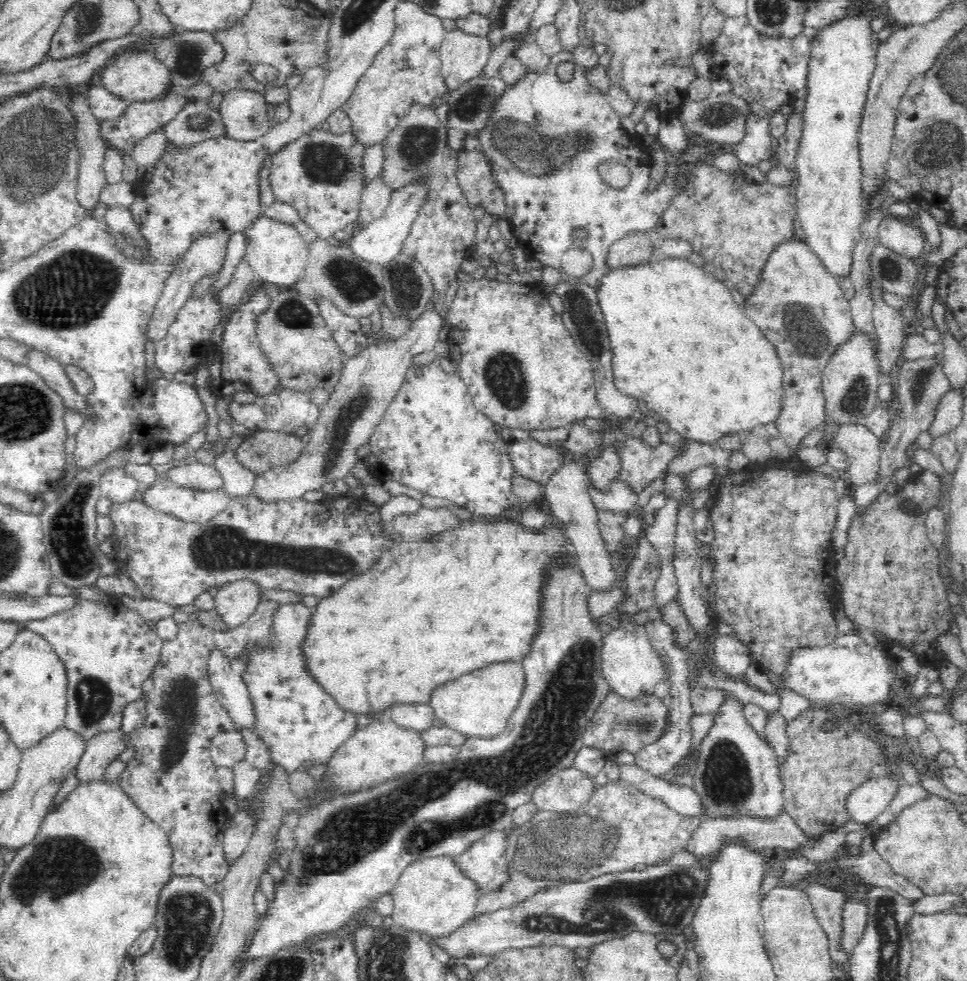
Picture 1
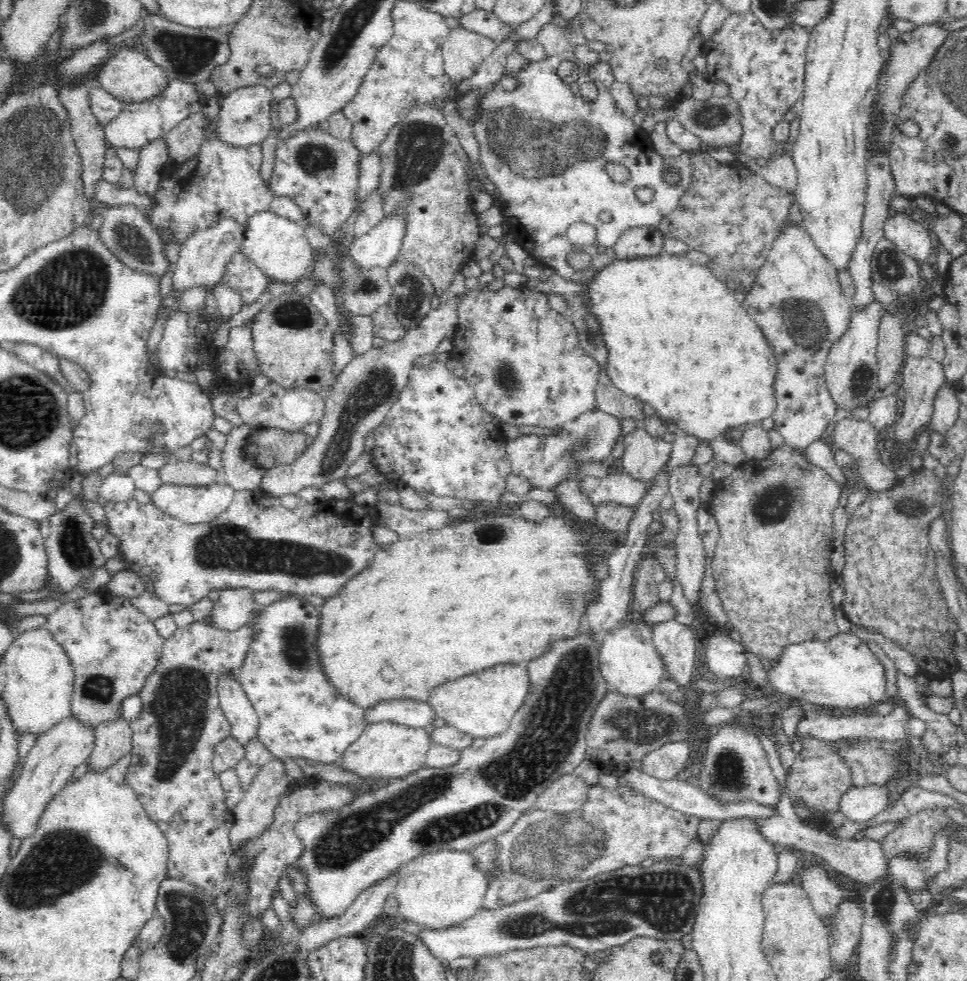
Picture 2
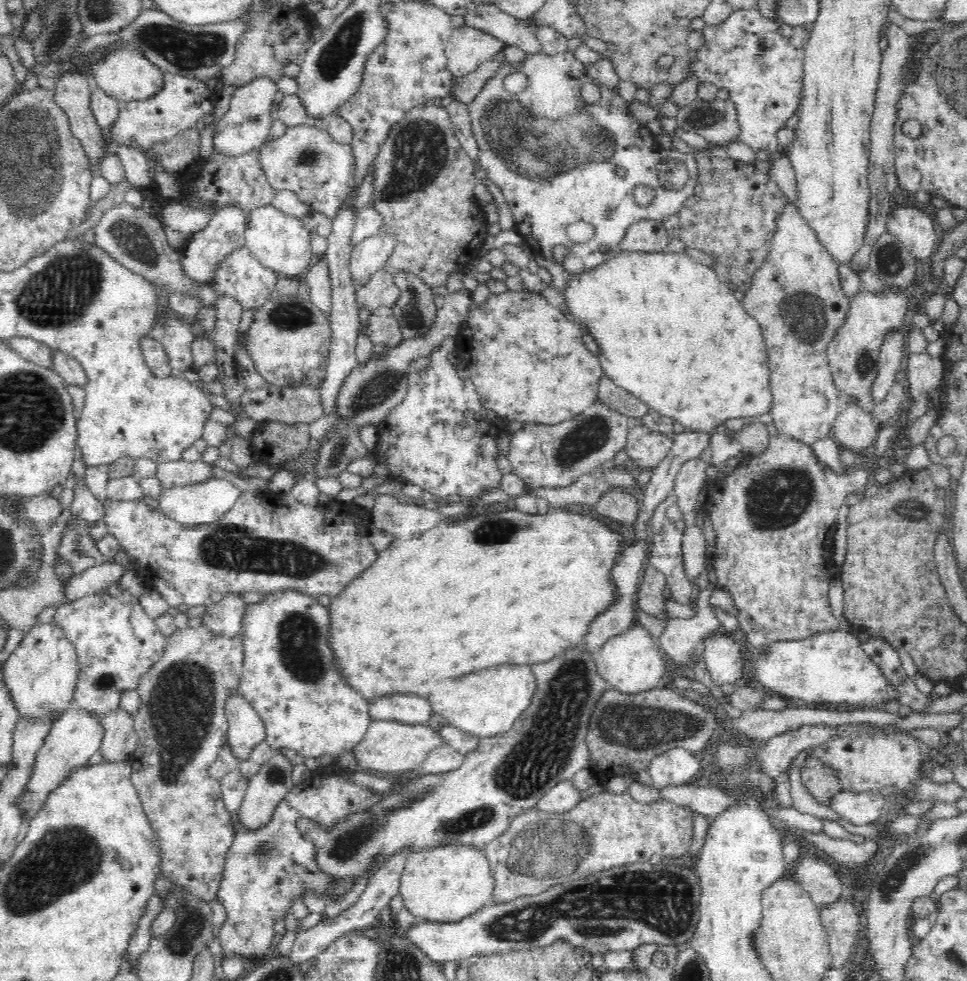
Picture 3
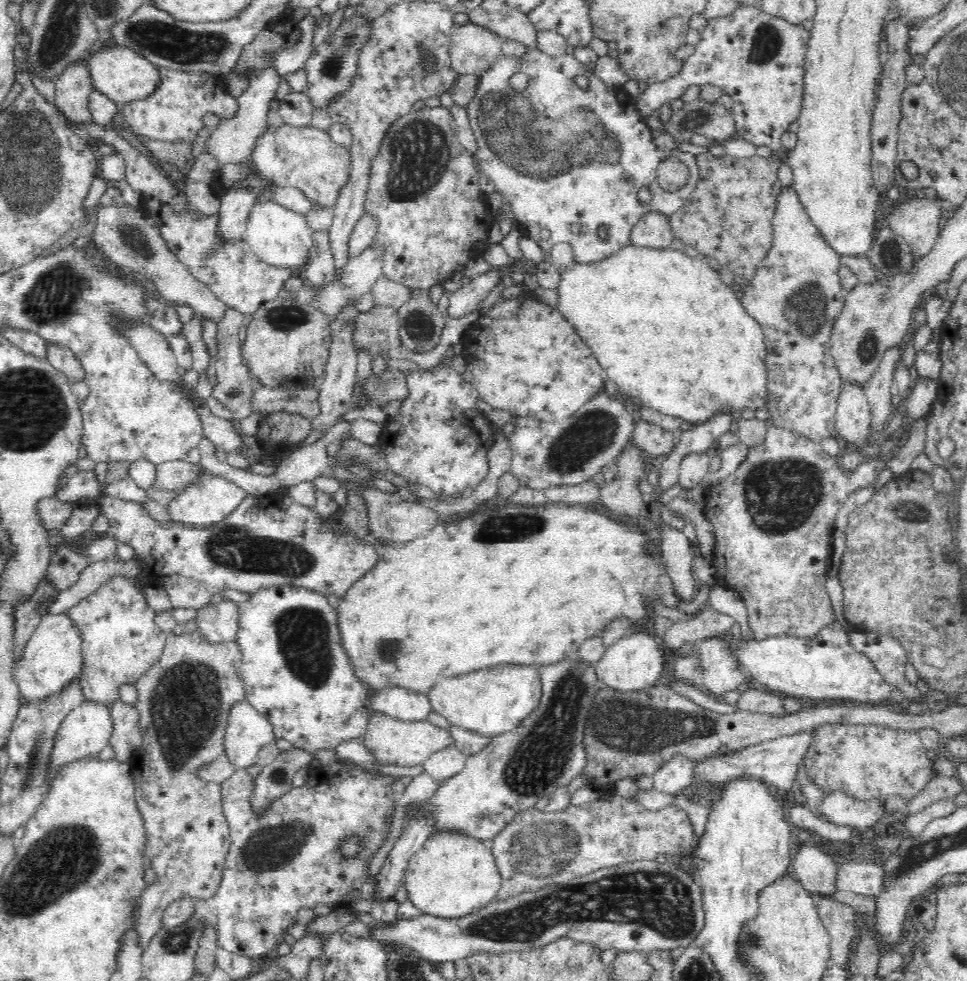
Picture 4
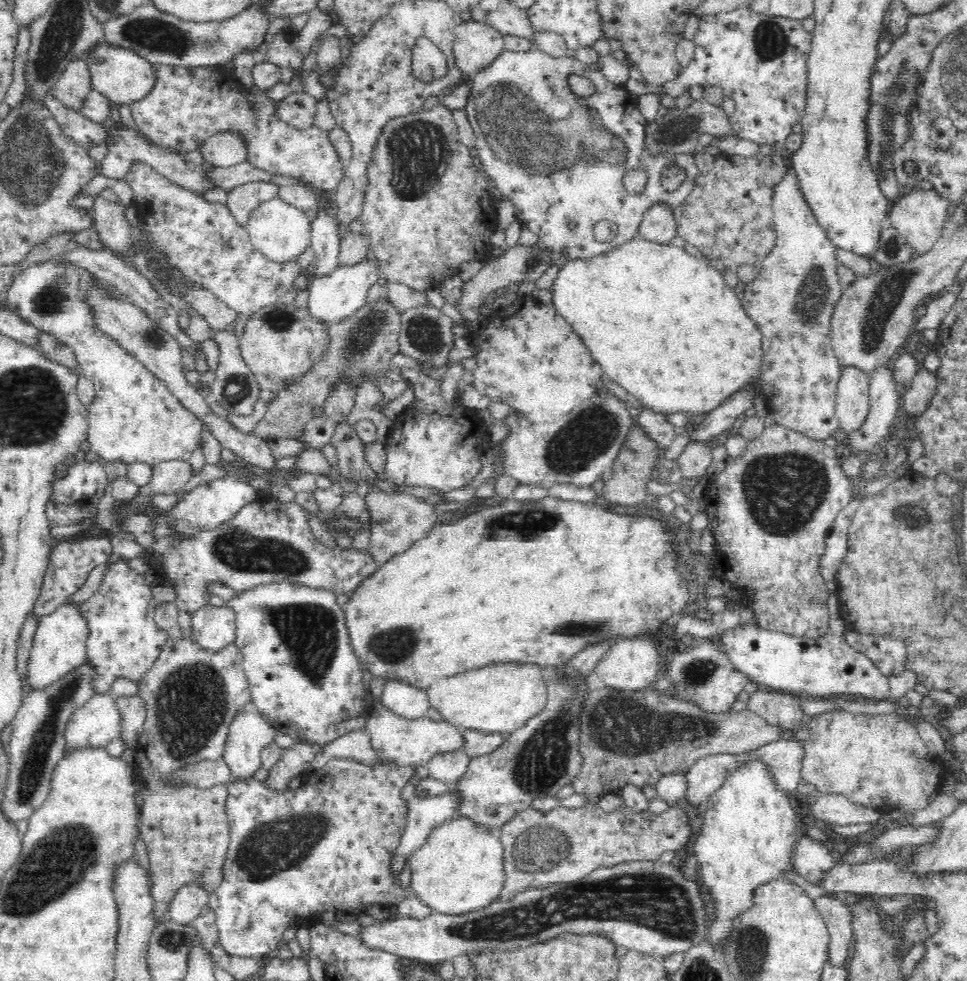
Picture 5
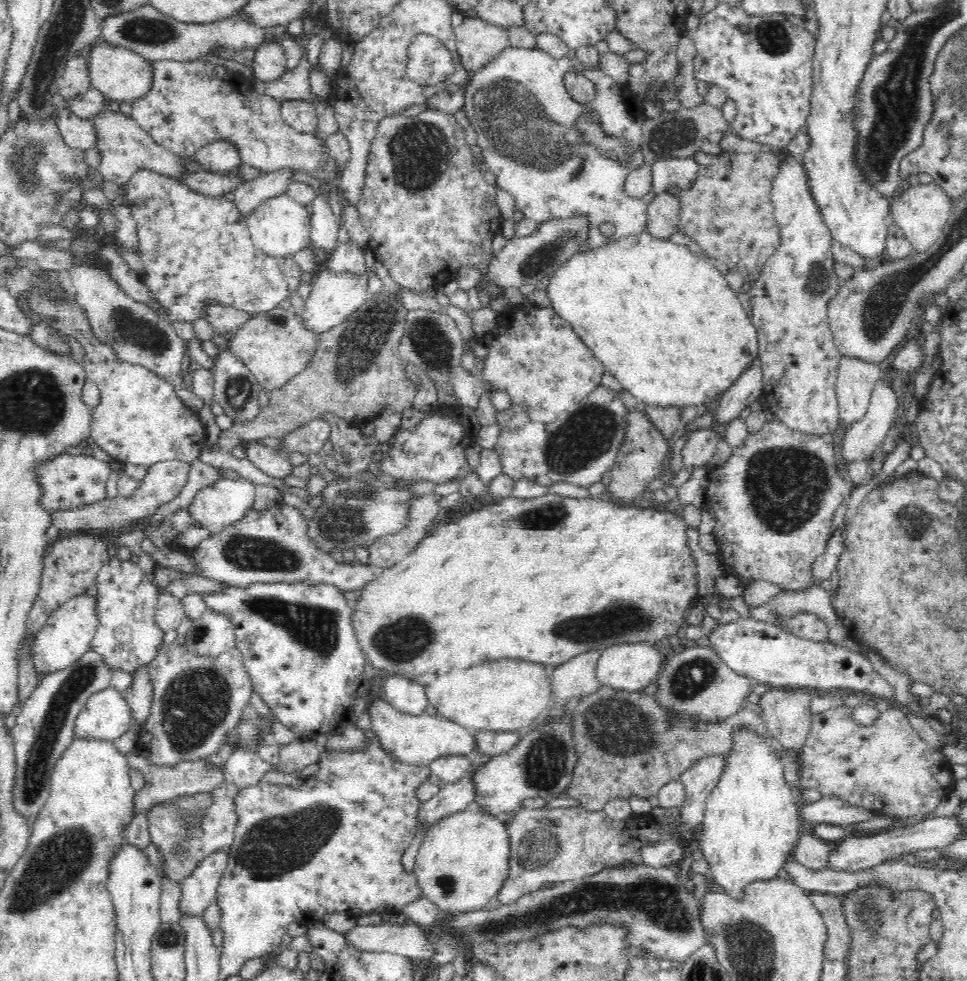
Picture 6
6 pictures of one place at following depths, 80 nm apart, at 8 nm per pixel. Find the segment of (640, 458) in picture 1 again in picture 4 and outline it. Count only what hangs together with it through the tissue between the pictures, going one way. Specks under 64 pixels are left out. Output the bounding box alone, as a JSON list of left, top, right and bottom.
[630,420,675,467]

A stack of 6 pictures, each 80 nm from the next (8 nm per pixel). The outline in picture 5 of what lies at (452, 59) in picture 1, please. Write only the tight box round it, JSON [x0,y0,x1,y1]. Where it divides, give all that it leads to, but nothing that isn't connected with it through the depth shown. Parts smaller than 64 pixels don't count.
[452,21,504,76]

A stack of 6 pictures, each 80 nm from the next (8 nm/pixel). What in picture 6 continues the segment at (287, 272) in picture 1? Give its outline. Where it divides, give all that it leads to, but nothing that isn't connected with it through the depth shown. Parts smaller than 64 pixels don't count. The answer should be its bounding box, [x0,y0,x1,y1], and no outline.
[247,195,311,258]

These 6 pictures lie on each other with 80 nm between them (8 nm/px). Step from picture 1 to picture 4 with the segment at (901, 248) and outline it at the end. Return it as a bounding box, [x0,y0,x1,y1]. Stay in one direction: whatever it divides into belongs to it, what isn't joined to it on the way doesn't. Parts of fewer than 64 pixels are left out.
[887,193,943,258]

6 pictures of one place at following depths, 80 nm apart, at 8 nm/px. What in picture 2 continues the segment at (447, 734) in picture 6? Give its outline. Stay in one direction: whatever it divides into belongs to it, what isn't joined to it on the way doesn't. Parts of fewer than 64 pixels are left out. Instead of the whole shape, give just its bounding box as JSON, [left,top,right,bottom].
[336,721,432,780]

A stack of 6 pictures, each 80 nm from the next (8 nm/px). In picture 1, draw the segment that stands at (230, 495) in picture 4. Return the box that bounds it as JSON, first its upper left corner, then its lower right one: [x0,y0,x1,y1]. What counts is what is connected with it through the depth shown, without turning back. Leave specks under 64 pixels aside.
[142,477,230,523]

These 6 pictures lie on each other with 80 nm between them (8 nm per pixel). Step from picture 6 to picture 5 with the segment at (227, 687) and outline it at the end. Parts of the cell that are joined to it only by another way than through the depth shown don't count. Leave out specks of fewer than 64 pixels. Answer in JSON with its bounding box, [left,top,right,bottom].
[136,637,251,927]

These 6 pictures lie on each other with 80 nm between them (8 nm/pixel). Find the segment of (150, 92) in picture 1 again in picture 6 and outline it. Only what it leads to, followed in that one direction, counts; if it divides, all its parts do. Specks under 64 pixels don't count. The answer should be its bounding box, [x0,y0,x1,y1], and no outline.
[87,41,153,103]

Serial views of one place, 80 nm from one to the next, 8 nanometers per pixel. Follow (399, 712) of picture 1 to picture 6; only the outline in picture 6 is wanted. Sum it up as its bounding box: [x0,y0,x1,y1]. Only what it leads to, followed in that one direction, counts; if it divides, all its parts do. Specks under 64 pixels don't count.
[380,676,428,715]

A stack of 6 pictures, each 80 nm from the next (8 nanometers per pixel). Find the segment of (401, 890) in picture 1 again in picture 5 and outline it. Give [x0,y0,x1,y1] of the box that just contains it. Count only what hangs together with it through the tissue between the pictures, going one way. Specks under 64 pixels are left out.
[410,819,505,916]

